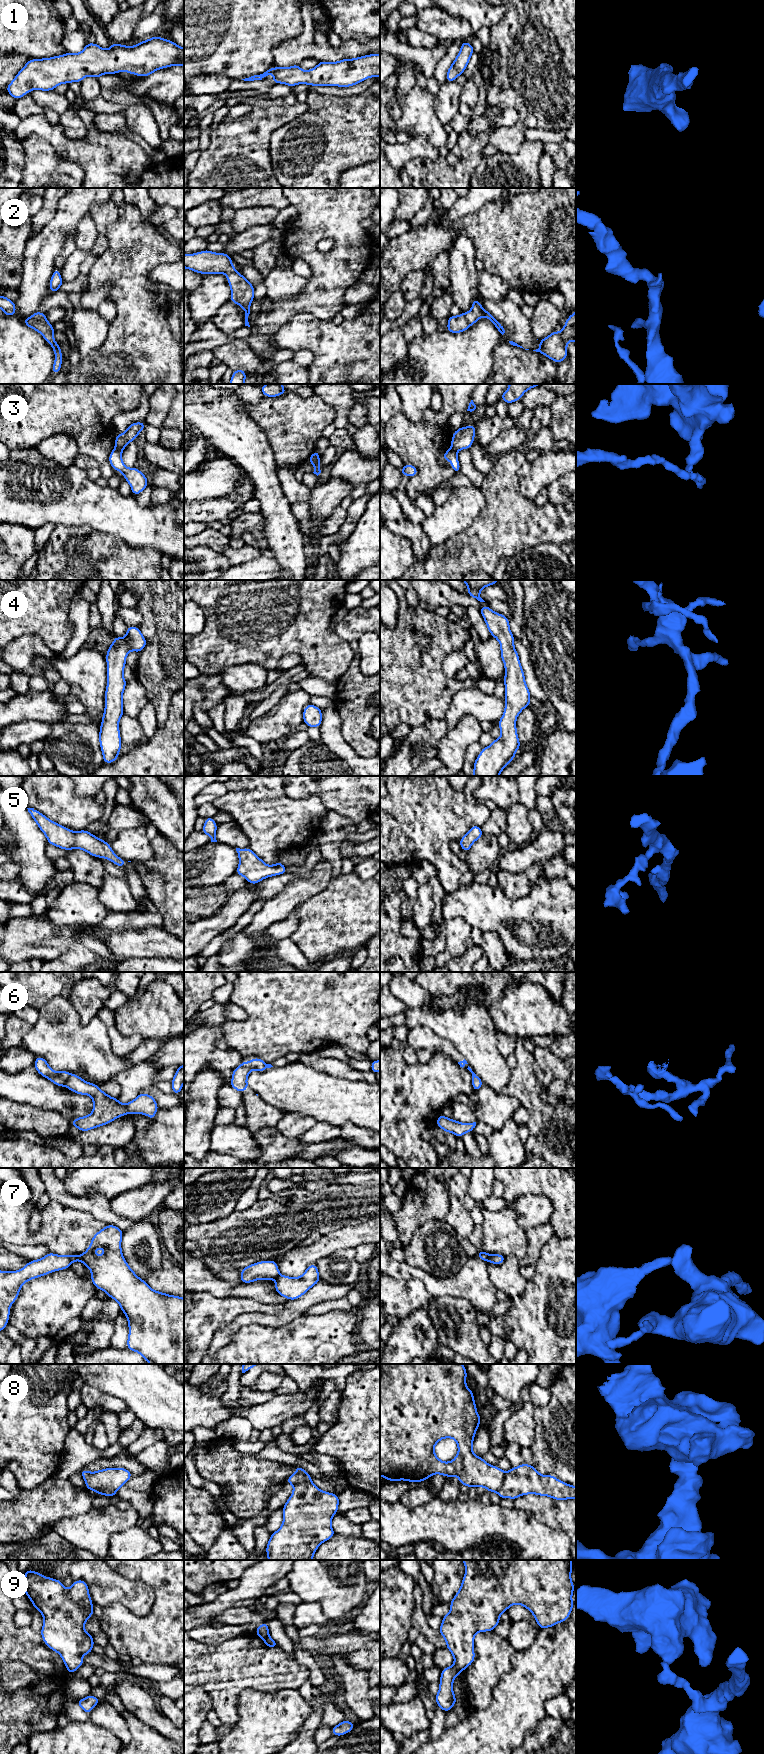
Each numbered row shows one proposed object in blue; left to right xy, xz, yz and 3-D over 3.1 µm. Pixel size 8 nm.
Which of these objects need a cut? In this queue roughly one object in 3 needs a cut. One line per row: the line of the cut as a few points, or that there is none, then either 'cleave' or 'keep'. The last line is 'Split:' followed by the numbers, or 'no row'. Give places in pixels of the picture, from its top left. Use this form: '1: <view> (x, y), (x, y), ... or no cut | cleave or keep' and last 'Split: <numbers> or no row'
1: no cut | keep
2: no cut | keep
3: yz (450, 448), (457, 451) | cleave
4: no cut | keep
5: no cut | keep
6: xy (70, 1074), (64, 1084) | cleave
7: yz (488, 1254), (489, 1261) | cleave
8: yz (505, 1473), (503, 1484), (497, 1492) | cleave
9: yz (453, 1665), (459, 1672) | cleave
Split: 3, 6, 7, 8, 9

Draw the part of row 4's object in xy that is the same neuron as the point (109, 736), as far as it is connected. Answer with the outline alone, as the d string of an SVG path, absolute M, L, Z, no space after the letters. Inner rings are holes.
M128 626L124 638L114 635L107 654L107 687L105 709L99 732L99 742L104 763L113 763L122 747L119 720L124 714L122 696L127 681L123 677L127 654L133 650L140 653L147 641L138 627Z

